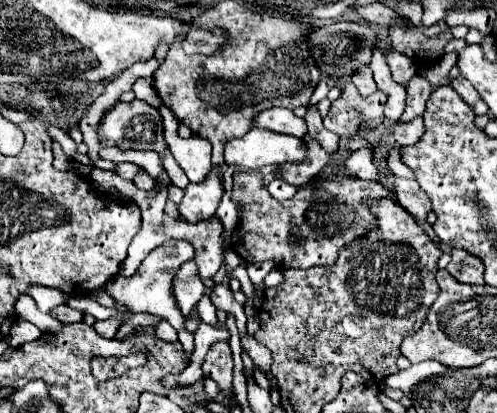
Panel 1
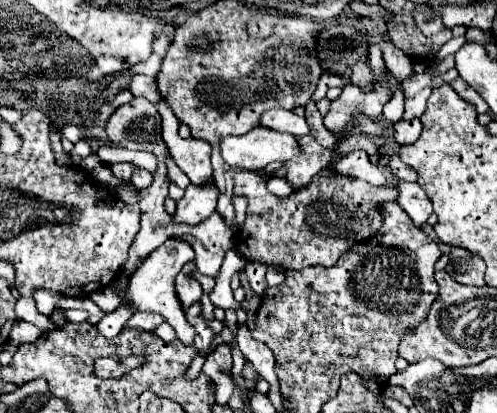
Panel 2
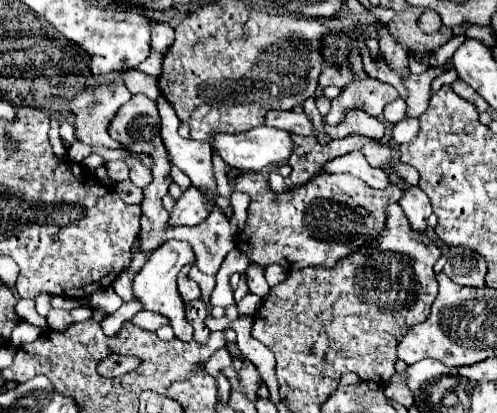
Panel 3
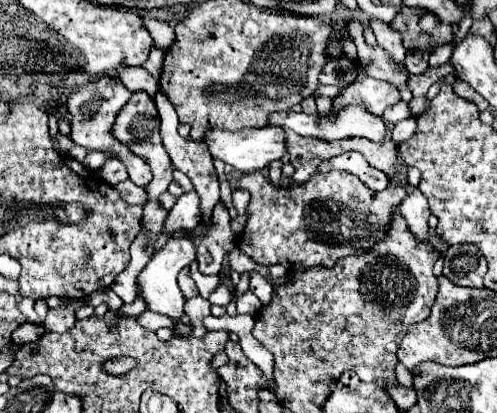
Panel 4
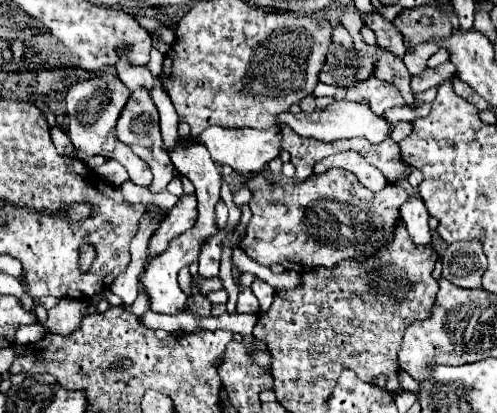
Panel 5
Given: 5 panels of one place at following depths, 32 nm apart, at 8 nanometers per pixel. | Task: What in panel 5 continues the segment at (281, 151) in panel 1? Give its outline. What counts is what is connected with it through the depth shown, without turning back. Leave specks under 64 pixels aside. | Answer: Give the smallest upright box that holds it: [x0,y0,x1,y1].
[180,126,280,176]

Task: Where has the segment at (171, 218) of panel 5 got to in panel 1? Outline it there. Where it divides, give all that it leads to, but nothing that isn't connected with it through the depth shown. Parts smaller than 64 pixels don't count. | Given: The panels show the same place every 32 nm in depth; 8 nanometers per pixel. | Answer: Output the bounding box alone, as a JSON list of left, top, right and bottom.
[178,166,224,224]

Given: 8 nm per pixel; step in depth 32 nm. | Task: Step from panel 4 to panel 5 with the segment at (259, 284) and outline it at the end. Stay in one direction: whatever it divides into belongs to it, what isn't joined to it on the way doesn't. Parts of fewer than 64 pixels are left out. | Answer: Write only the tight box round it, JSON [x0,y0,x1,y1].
[252,278,276,314]

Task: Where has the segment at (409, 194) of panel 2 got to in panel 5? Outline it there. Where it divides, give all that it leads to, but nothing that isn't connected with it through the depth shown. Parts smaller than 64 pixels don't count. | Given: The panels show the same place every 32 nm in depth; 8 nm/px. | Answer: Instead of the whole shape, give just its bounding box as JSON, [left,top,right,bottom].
[400,196,432,246]

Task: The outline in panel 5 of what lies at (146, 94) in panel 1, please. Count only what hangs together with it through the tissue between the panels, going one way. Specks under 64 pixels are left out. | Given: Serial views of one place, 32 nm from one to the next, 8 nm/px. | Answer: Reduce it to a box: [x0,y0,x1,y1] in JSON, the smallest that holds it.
[116,50,154,90]

